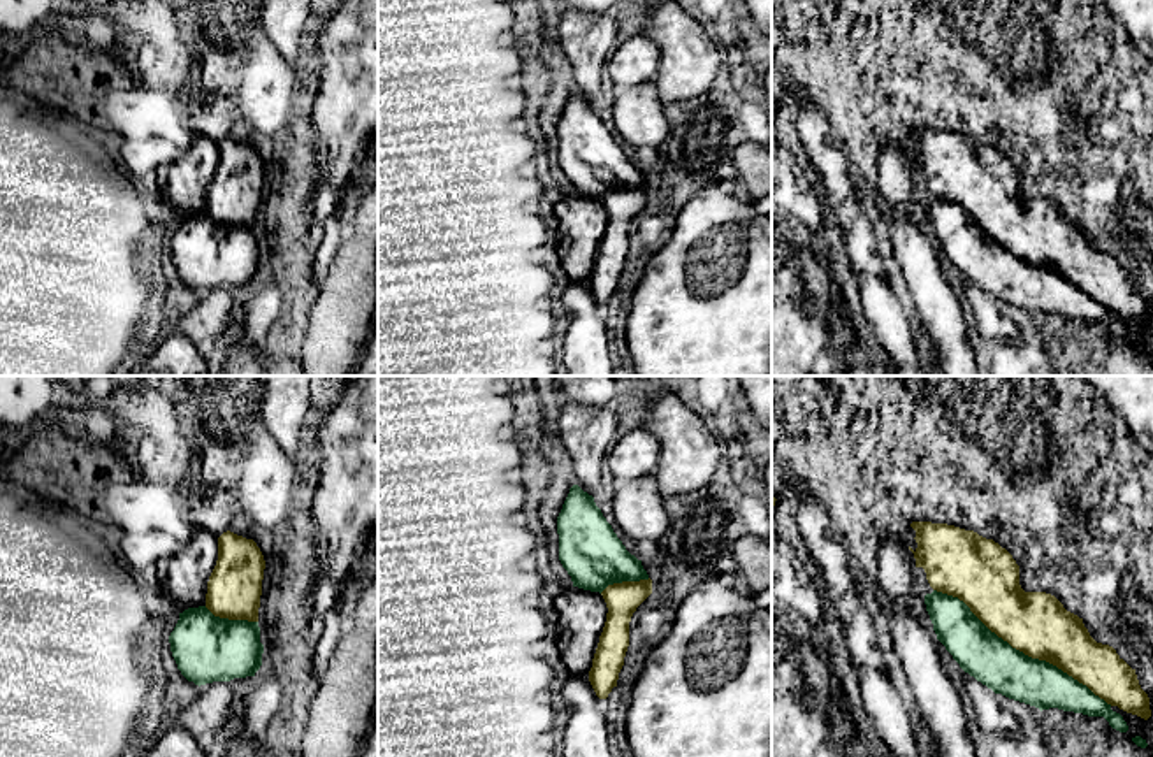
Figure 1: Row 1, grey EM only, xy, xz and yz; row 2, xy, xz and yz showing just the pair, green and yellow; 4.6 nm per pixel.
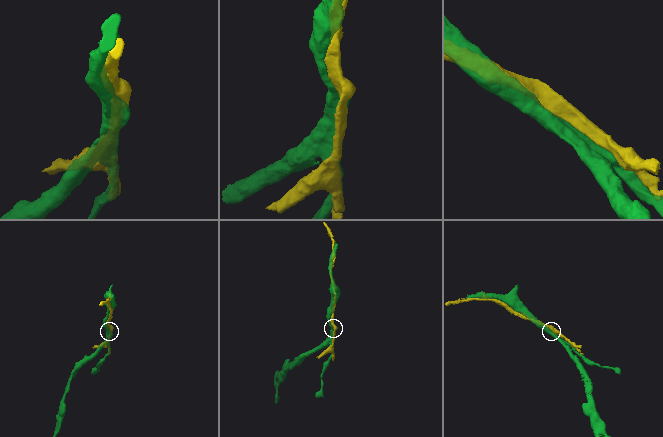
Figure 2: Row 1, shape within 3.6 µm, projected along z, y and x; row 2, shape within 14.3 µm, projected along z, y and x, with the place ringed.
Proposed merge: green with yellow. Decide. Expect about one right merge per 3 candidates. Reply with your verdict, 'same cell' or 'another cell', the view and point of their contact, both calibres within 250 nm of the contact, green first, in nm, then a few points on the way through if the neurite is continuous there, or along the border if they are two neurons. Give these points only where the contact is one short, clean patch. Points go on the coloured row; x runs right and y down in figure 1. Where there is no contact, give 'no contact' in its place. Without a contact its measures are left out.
another cell; contact yz (1022, 652); calibres 220 and 280 nm

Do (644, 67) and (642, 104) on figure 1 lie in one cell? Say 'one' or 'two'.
one

